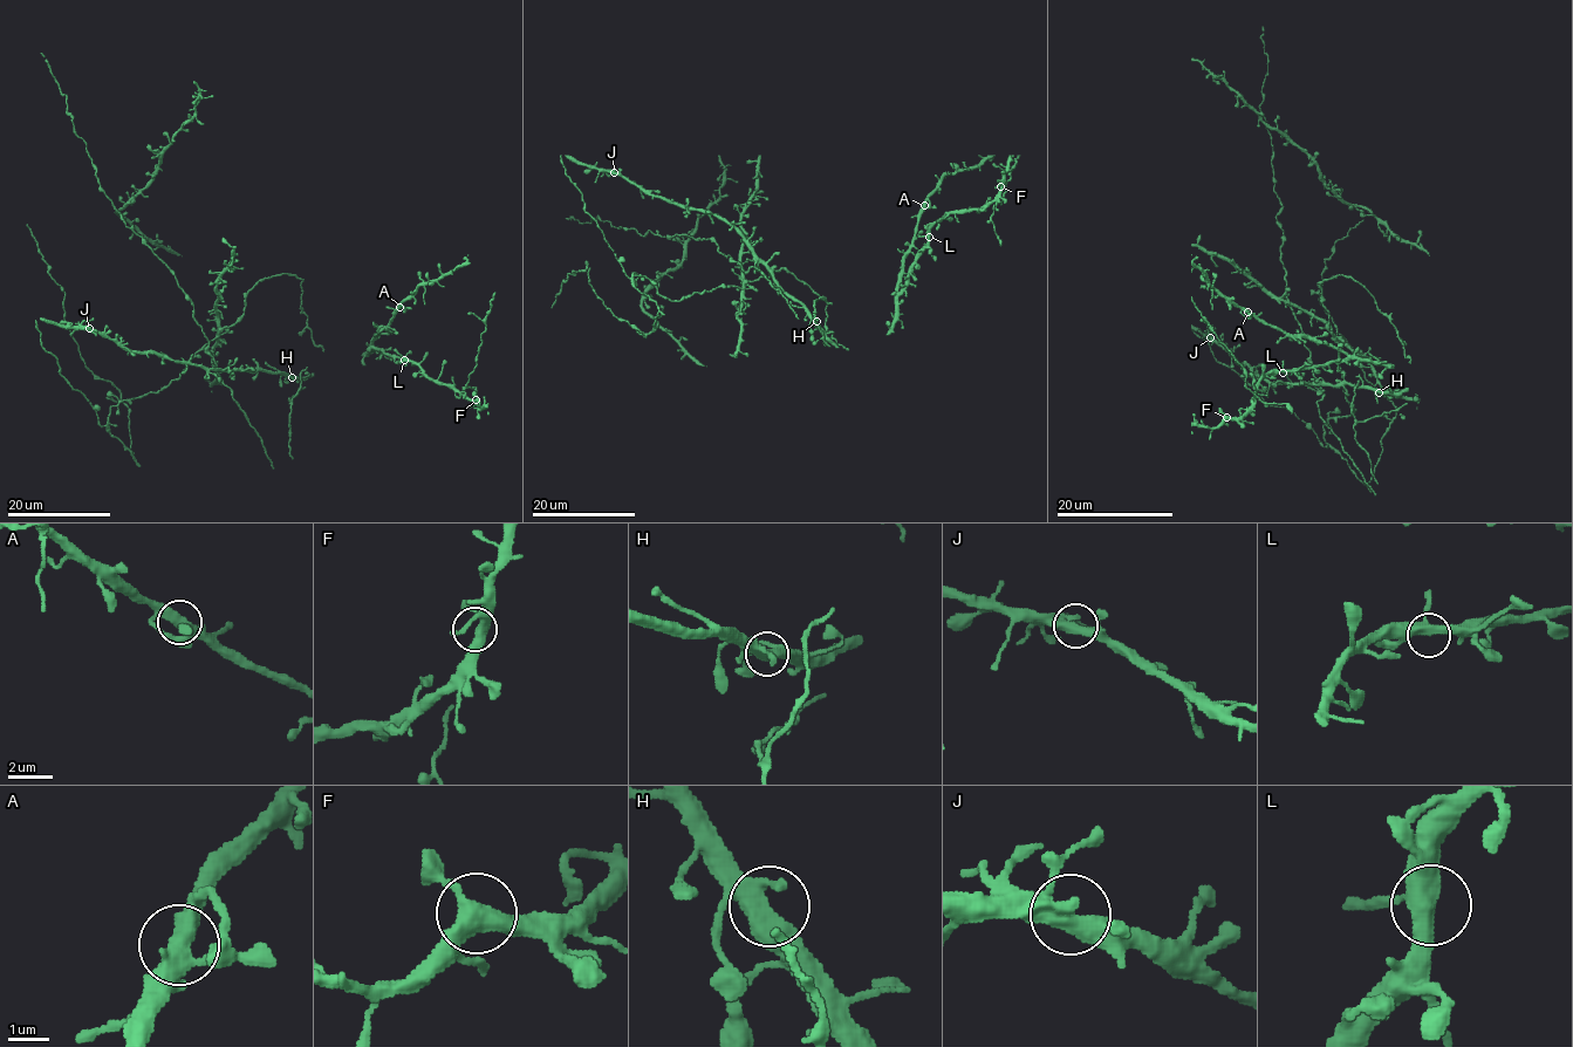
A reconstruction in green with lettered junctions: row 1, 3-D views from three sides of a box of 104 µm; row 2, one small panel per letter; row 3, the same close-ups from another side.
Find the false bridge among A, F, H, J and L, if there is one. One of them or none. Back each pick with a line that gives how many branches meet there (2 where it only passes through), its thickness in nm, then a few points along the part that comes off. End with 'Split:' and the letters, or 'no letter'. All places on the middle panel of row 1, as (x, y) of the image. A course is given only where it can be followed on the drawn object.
Split: no letter

